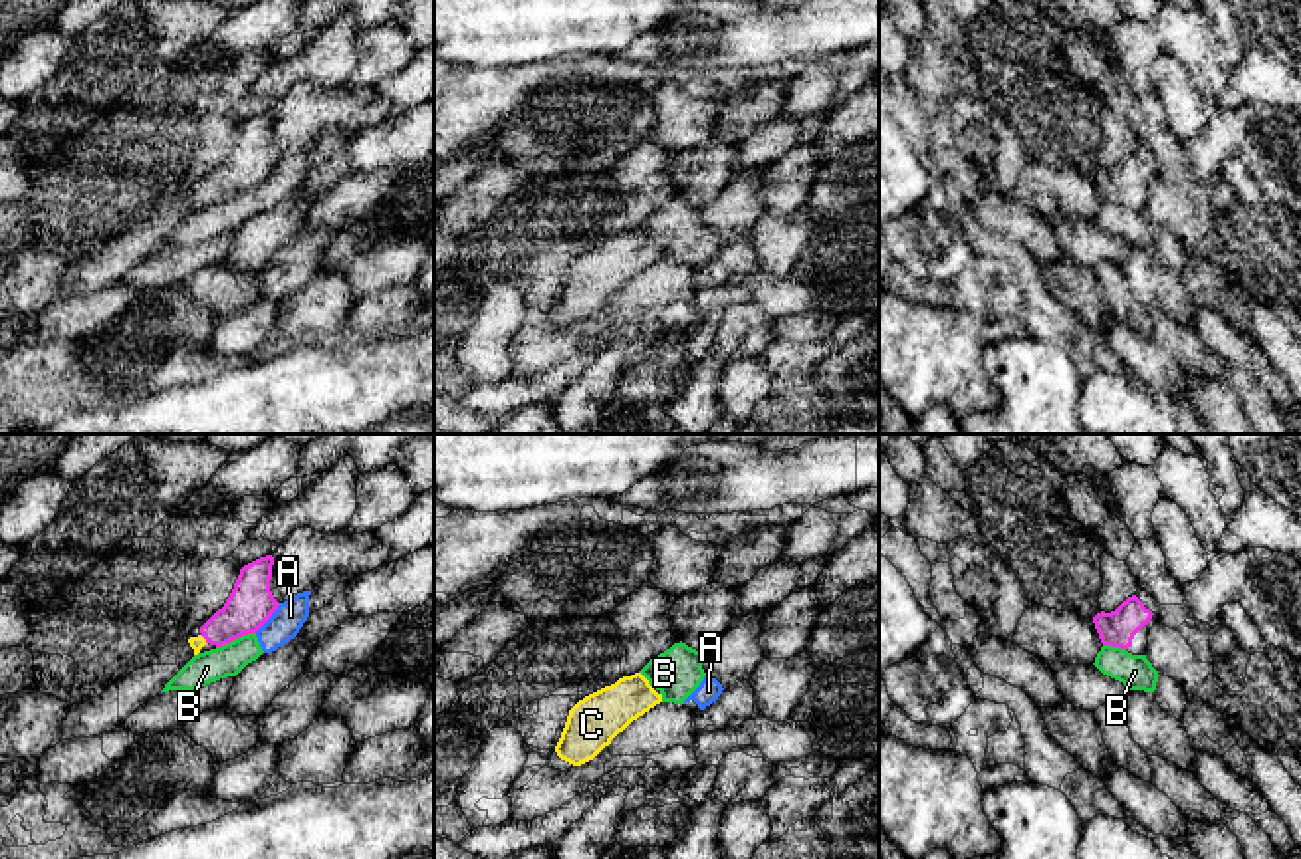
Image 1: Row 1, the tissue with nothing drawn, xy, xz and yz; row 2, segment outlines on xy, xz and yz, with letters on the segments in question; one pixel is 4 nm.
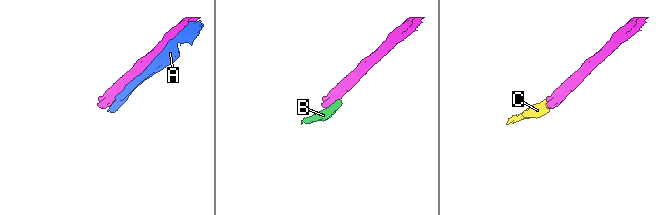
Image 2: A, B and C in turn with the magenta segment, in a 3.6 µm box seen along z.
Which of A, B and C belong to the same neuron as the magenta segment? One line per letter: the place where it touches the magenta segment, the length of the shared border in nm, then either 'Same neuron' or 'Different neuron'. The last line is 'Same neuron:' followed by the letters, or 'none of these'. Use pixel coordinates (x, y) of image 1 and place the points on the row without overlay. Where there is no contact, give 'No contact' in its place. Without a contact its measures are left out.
A: Touches magenta at xy (268, 173). Shared border 160 nm. Different neuron
B: Touches magenta at xy (235, 193). Shared border 170 nm. Different neuron
C: Touches magenta at xy (205, 193). Shared border 40 nm. Same neuron
Same neuron: C

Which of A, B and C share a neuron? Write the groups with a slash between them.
A B / C

